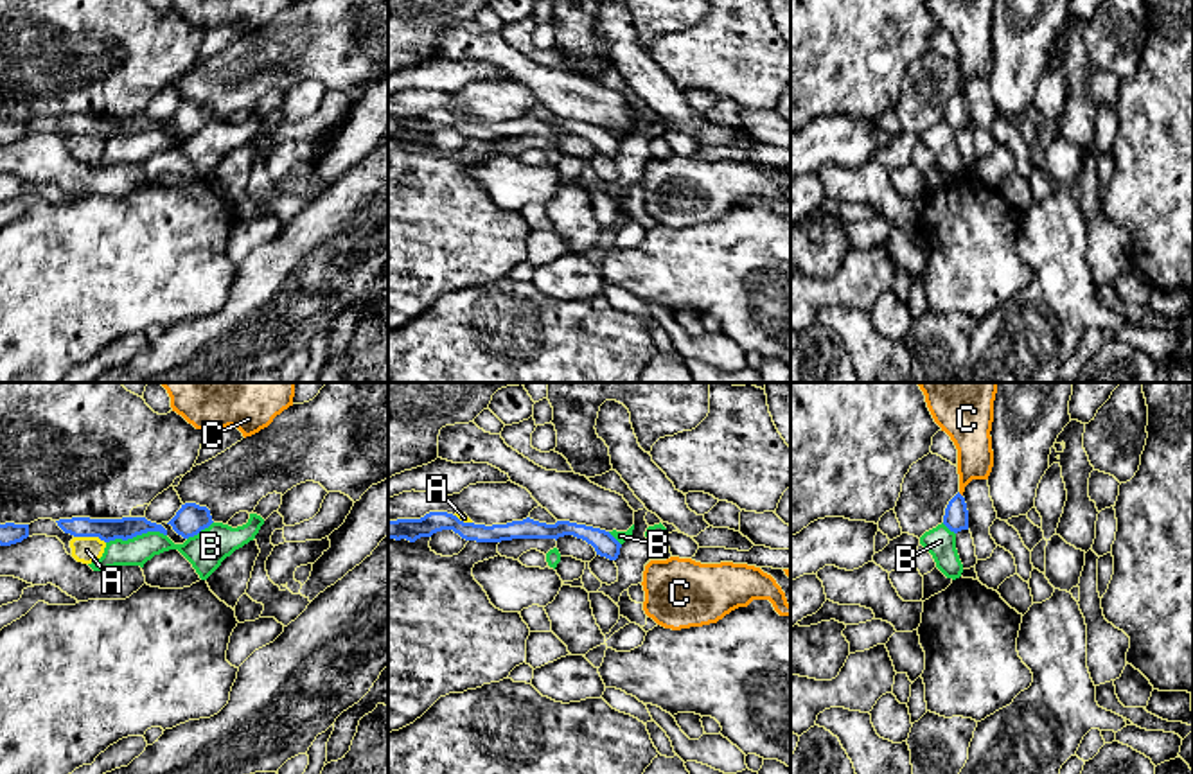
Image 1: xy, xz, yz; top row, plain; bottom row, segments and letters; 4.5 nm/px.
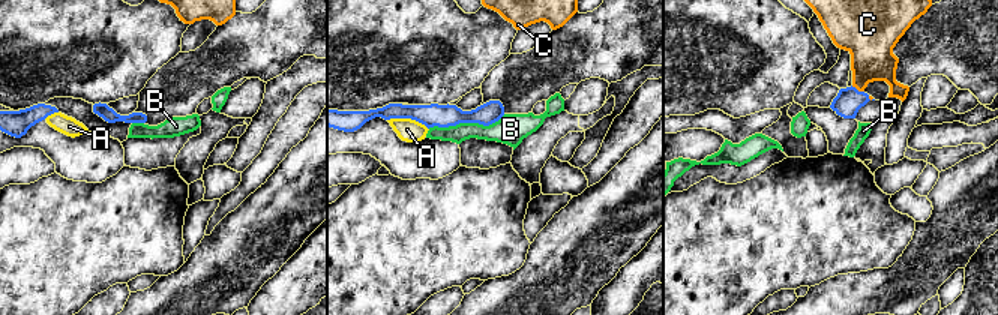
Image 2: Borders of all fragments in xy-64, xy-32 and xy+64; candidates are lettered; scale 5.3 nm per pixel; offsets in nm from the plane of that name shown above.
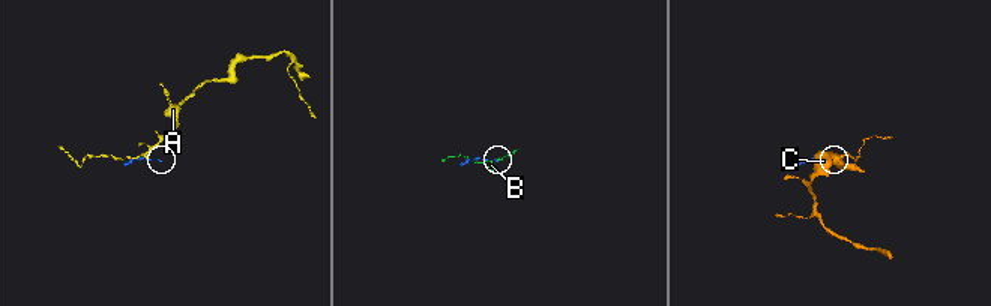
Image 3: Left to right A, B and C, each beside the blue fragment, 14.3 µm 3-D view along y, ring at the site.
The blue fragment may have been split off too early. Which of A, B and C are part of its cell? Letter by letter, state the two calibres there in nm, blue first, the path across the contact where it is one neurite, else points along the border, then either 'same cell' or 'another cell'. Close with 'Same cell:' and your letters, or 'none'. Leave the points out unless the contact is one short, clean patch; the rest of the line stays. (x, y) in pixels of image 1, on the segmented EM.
A: calibres 100 and 120 nm; another cell
B: calibres 100 and 130 nm; border xy (166, 534), (142, 532), (106, 543); another cell
C: calibres 110 and 160 nm; way yz (956, 516), (960, 494), (972, 464), (972, 440); same cell
Same cell: C

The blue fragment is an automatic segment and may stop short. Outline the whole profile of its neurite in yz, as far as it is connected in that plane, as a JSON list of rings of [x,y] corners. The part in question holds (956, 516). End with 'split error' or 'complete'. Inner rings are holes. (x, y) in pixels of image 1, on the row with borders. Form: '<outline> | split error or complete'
[[[959,492],[949,501],[943,524],[954,533],[968,530],[968,510],[965,497]]] | complete

